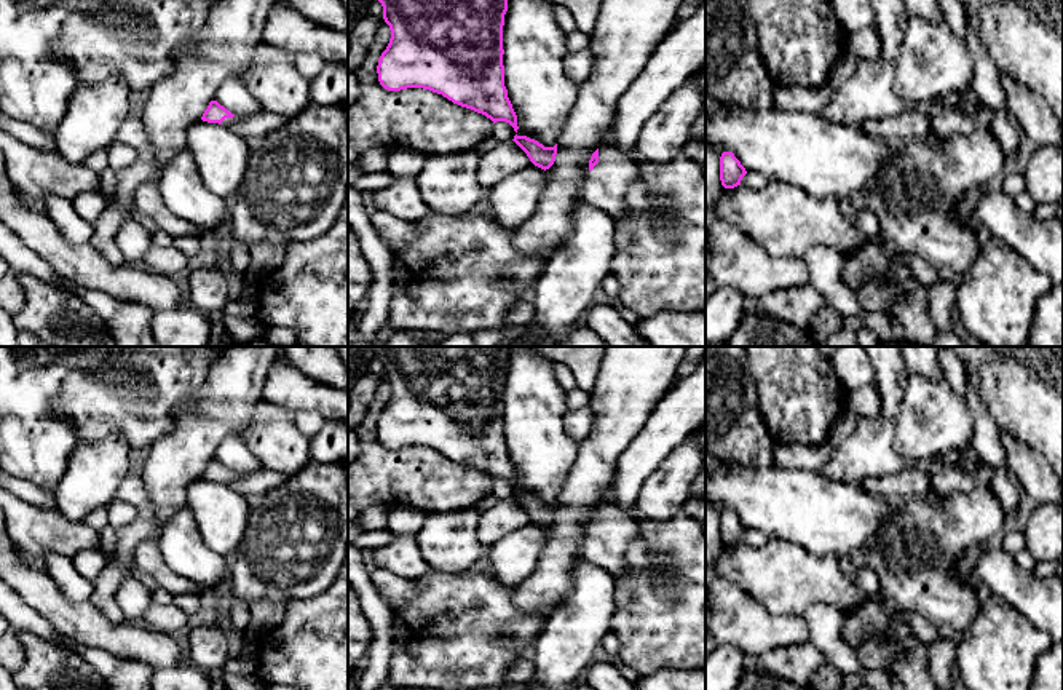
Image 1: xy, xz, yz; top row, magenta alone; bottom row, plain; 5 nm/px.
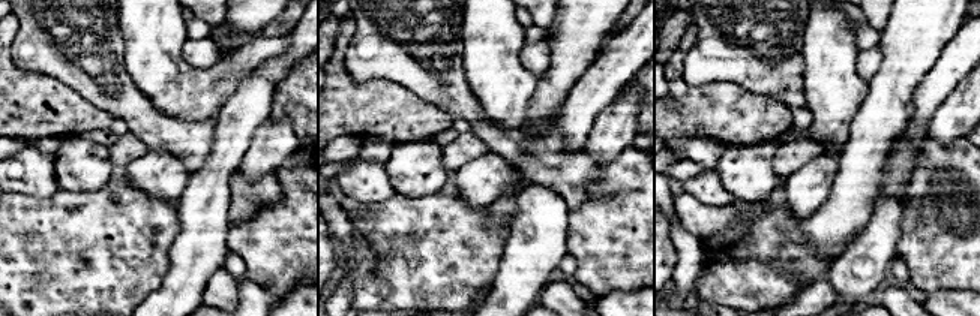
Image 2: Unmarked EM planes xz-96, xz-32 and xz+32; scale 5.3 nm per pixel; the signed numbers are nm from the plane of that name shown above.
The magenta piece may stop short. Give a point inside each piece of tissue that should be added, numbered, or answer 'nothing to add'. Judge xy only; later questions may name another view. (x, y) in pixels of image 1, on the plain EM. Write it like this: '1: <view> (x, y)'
1: xy (254, 484)

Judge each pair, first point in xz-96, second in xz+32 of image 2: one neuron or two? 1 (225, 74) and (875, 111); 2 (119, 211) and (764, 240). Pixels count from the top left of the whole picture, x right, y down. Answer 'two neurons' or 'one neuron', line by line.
1: two neurons
2: one neuron

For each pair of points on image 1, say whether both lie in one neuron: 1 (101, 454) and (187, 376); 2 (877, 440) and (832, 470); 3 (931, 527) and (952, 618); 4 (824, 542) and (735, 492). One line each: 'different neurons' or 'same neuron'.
1: different neurons
2: same neuron
3: same neuron
4: same neuron

